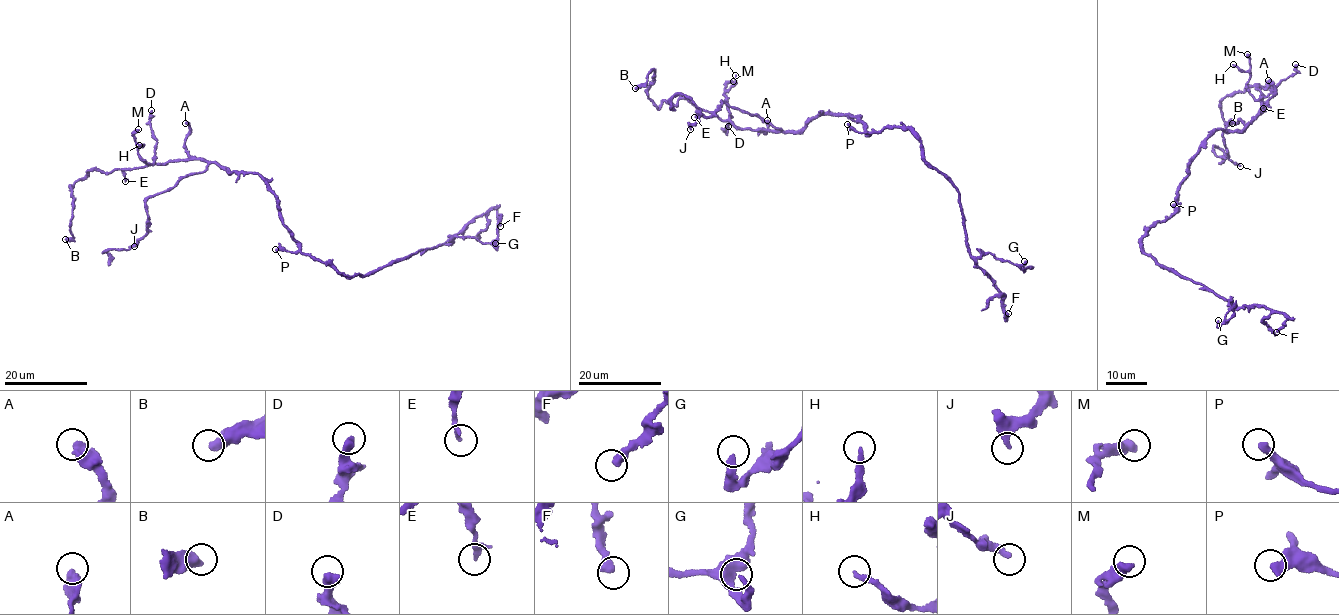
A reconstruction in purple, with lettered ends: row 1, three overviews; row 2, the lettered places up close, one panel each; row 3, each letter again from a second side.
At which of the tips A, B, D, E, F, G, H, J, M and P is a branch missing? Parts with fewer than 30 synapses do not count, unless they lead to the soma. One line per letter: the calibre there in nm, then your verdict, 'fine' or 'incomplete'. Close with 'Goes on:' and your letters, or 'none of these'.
A: 420 nm | fine
B: 440 nm | fine
D: 440 nm | fine
E: 240 nm | fine
F: 420 nm | fine
G: 280 nm | fine
H: 240 nm | fine
J: 380 nm | fine
M: 480 nm | fine
P: 420 nm | fine
Goes on: none of these

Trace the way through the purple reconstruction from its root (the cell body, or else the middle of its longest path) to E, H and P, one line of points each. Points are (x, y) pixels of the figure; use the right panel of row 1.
E: (1187, 171), (1199, 146), (1216, 129), (1242, 130), (1265, 108), (1262, 95), (1263, 108)
H: (1187, 171), (1199, 146), (1216, 129), (1240, 130), (1265, 108), (1249, 92), (1250, 72), (1233, 64)
P: (1187, 171), (1172, 215), (1173, 204)

